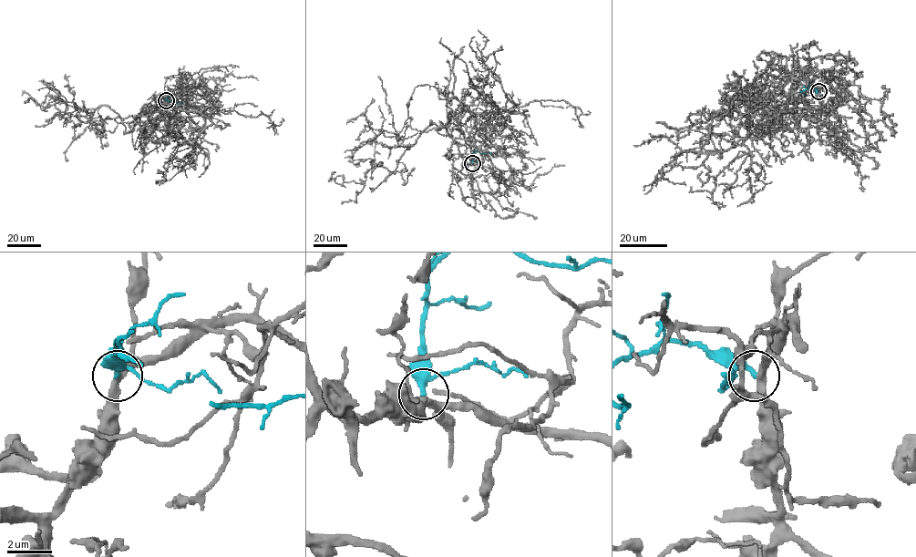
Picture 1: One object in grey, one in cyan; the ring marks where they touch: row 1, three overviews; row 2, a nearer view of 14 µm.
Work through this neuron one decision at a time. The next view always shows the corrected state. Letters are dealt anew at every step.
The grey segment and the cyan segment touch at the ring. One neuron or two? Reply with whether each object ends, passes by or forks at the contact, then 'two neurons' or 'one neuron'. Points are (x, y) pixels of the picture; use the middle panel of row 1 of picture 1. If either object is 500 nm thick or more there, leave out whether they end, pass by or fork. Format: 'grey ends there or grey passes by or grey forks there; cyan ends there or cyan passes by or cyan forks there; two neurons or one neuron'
grey passes by; cyan passes by; two neurons

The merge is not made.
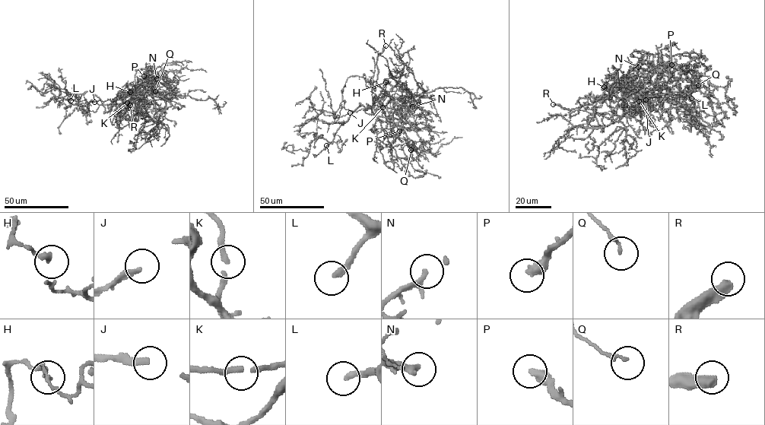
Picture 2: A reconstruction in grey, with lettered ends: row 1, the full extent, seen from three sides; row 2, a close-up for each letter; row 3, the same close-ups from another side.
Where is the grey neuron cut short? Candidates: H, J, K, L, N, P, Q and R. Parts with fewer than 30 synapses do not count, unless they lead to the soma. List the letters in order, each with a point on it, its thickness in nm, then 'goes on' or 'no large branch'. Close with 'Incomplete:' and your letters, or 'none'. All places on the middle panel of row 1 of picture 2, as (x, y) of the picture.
H: at (385, 82); 150 nm thick; no large branch
J: at (350, 112); 220 nm thick; no large branch
K: at (382, 107); 200 nm thick; no large branch
L: at (326, 145); 280 nm thick; goes on
N: at (412, 106); 170 nm thick; goes on
P: at (399, 131); 400 nm thick; goes on
Q: at (411, 150); 130 nm thick; no large branch
R: at (385, 45); 440 nm thick; goes on
Incomplete: L, N, P, R

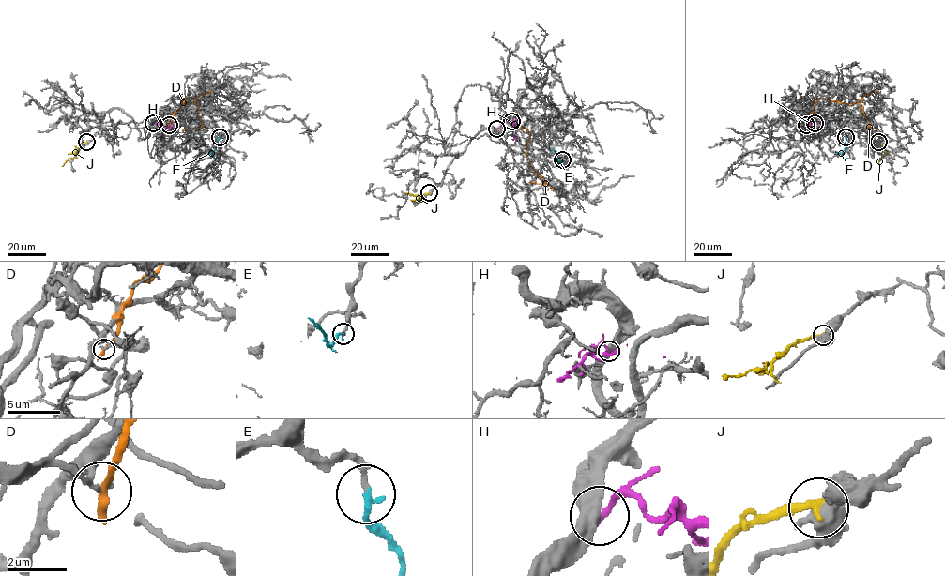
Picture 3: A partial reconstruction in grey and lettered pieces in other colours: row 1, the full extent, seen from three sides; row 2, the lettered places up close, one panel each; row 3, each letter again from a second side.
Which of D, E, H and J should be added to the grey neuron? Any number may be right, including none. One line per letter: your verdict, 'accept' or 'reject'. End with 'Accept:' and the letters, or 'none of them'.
D: reject
E: accept
H: reject
J: reject
Accept: E

